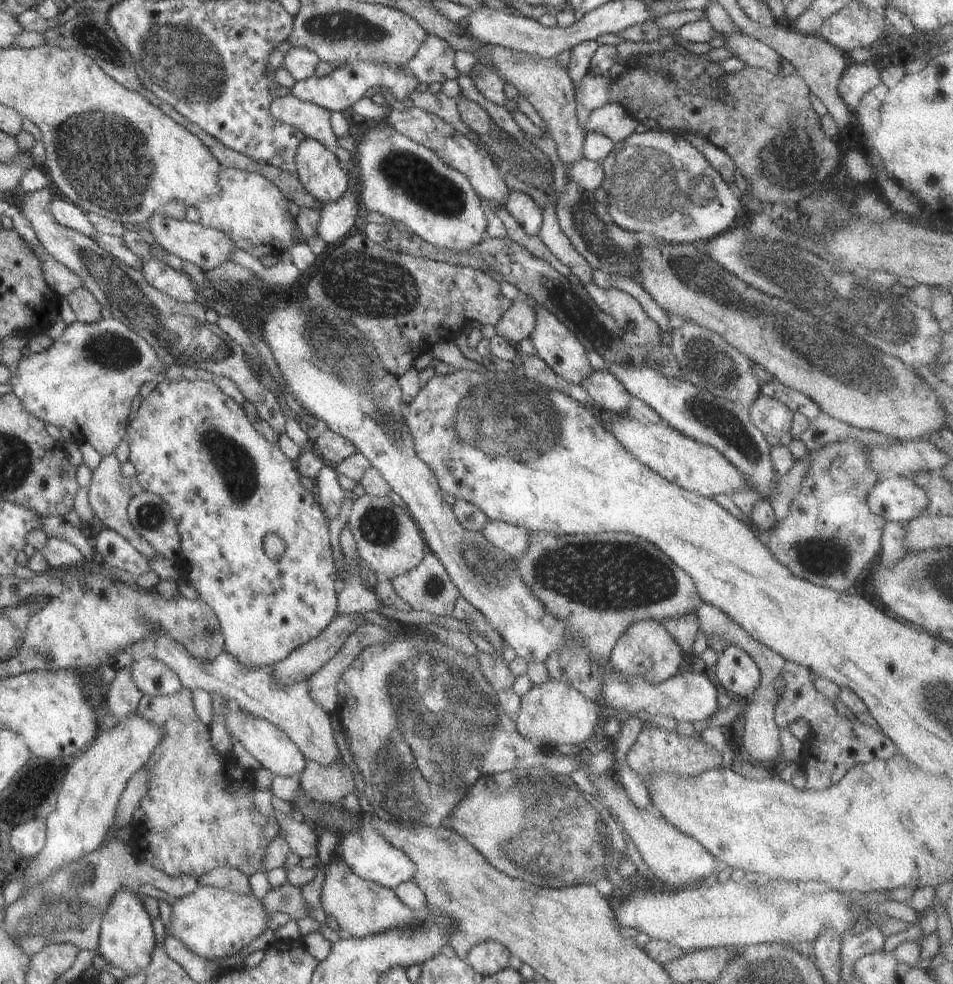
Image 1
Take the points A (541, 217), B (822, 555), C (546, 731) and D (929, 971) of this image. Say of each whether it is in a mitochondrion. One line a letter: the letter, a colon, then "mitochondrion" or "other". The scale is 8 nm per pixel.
A: other
B: mitochondrion
C: other
D: other

